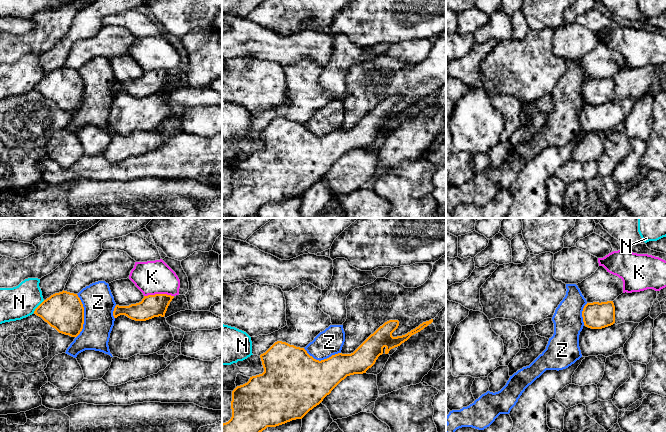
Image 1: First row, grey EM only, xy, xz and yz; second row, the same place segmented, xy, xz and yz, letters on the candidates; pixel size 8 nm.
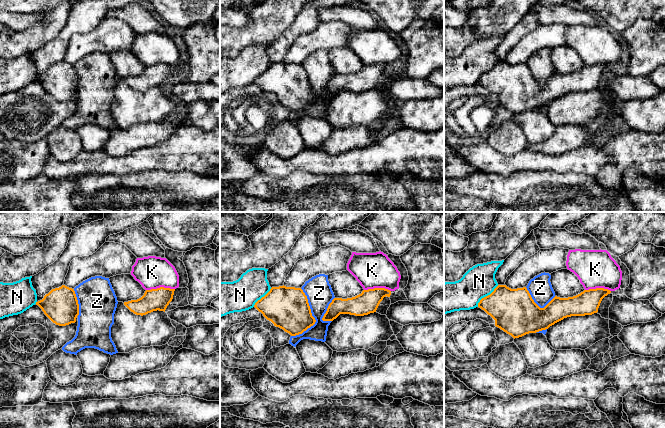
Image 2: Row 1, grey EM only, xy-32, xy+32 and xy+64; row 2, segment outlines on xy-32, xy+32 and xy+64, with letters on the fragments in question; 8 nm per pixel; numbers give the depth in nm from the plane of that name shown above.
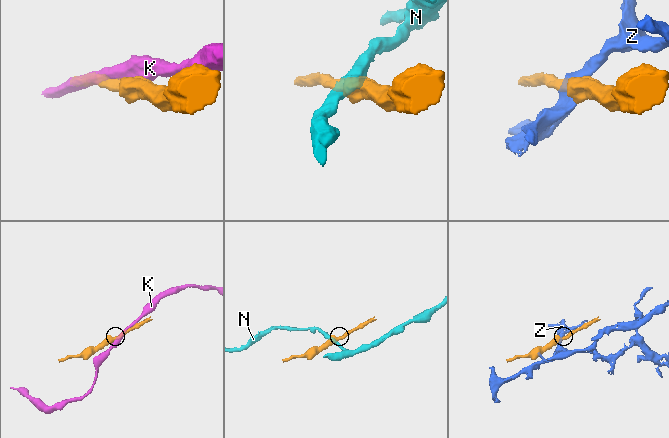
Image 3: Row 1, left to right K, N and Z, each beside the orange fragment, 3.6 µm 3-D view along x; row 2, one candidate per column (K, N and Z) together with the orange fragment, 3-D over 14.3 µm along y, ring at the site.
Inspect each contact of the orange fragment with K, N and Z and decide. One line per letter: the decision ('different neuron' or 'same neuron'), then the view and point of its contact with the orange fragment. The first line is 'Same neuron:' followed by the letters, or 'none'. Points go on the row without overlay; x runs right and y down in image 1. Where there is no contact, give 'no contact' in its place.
Same neuron: none
K: different neuron; meets orange in xy at (158, 70)
N: different neuron; meets orange in xy at (38, 82)
Z: different neuron; meets orange in xy at (83, 92)

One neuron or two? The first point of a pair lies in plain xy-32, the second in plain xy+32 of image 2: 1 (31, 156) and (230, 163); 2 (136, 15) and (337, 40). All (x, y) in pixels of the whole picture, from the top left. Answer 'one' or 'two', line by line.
1: one
2: two

